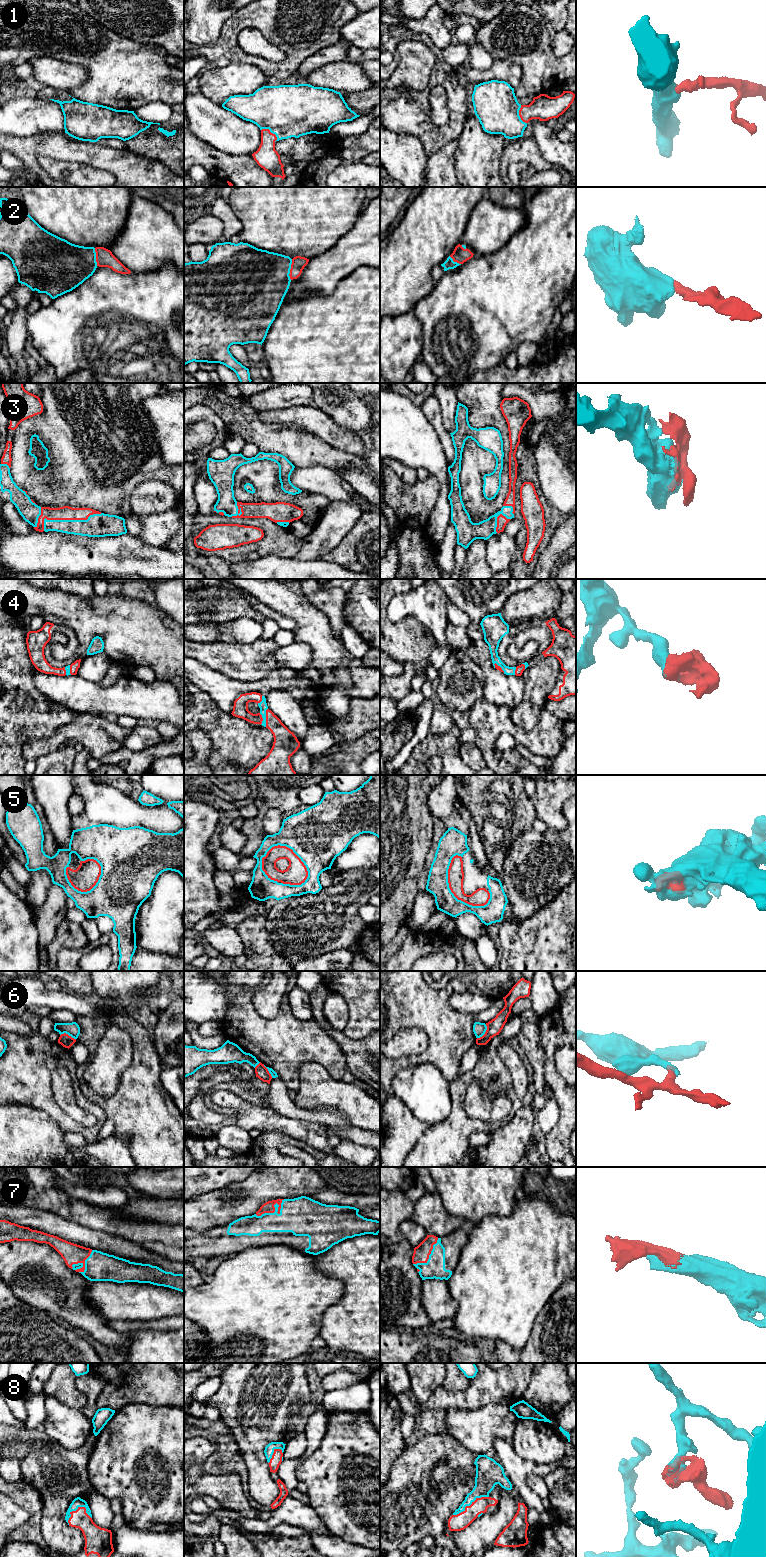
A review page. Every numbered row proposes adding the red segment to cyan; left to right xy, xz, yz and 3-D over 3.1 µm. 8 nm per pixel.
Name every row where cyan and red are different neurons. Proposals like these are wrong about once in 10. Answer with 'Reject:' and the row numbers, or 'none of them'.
Reject: 5, 6

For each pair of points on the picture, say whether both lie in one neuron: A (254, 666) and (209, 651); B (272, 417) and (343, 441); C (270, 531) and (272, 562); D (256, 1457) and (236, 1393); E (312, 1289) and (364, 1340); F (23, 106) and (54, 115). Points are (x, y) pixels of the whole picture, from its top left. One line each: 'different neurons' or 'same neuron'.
A: same neuron
B: same neuron
C: different neurons
D: same neuron
E: different neurons
F: same neuron

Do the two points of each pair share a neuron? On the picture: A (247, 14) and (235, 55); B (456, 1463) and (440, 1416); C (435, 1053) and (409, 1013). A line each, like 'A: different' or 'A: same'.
A: same
B: different
C: same

